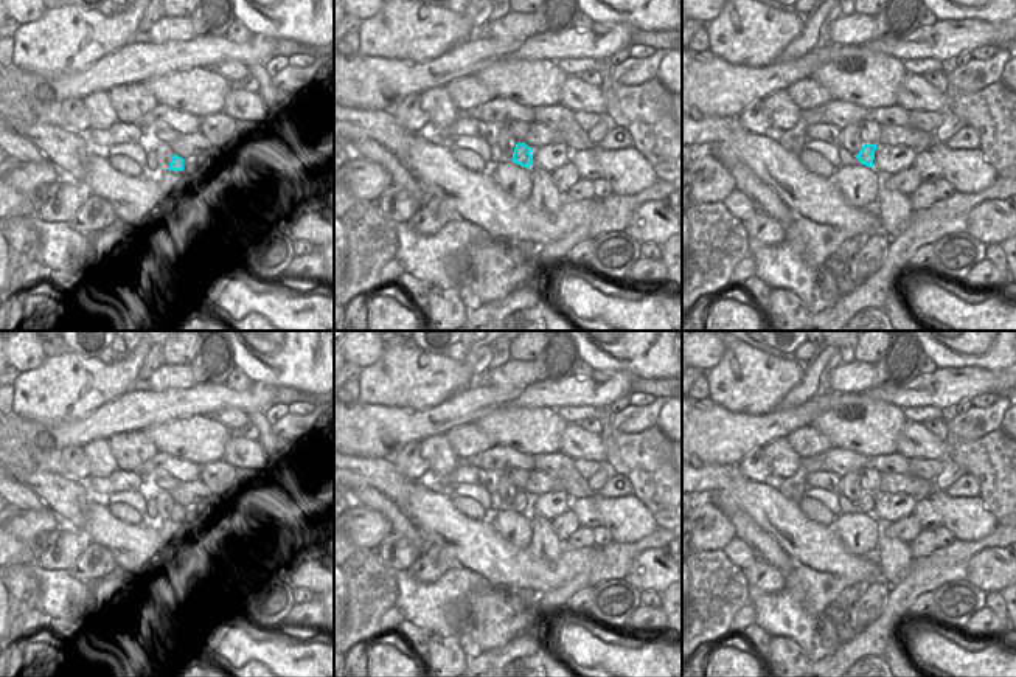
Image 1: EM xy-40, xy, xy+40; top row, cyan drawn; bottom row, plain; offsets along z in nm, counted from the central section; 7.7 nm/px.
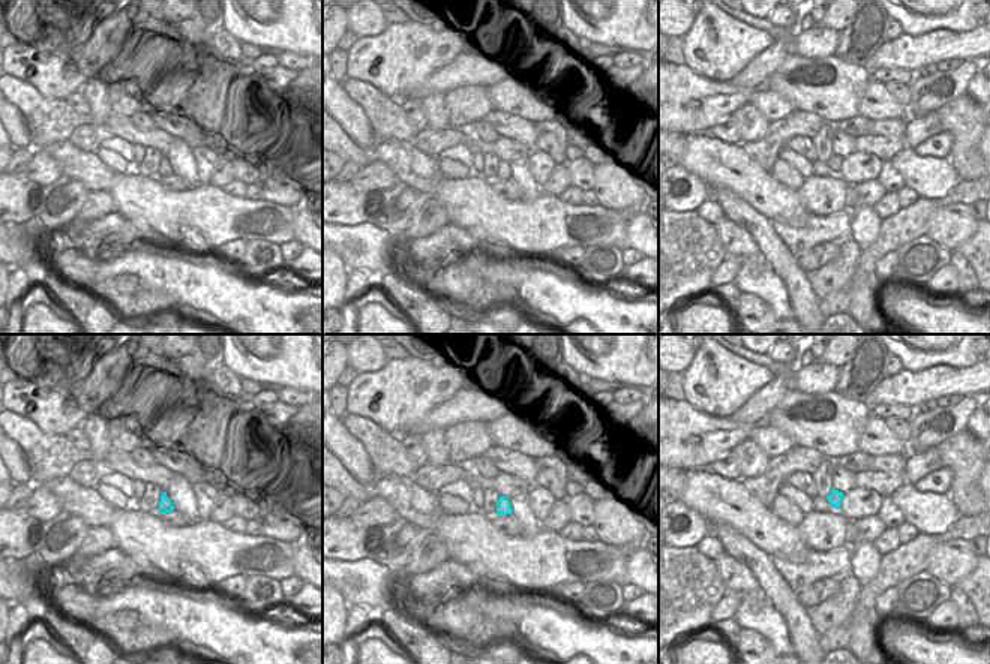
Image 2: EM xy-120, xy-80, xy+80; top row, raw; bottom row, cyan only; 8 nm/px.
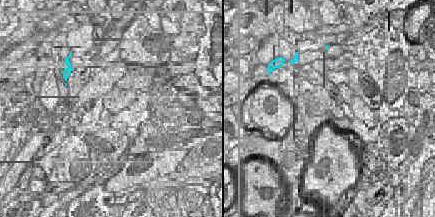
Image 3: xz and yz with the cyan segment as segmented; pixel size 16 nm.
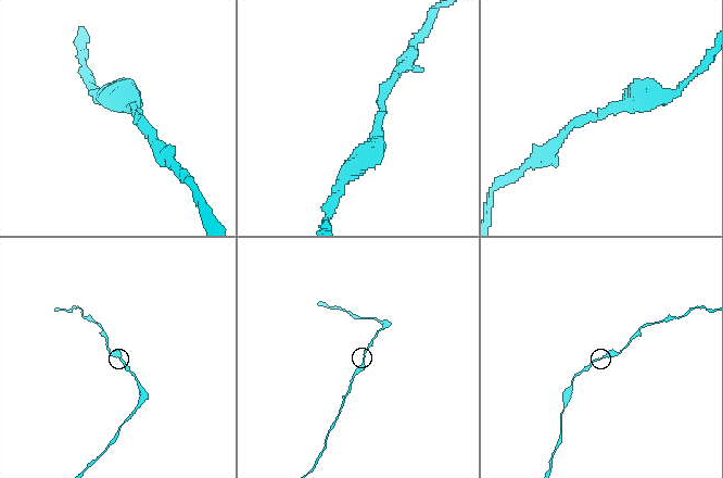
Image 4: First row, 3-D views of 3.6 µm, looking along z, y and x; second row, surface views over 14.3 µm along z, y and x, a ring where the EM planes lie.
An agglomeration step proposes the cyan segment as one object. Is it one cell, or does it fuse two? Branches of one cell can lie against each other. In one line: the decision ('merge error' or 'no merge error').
no merge error

